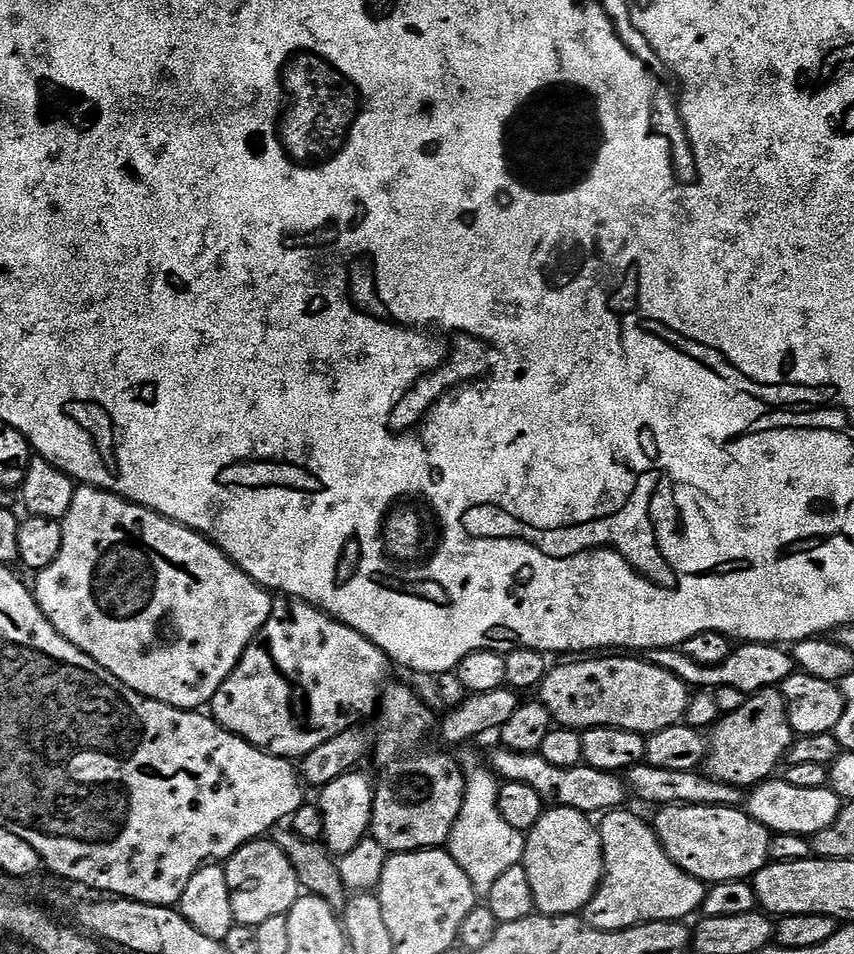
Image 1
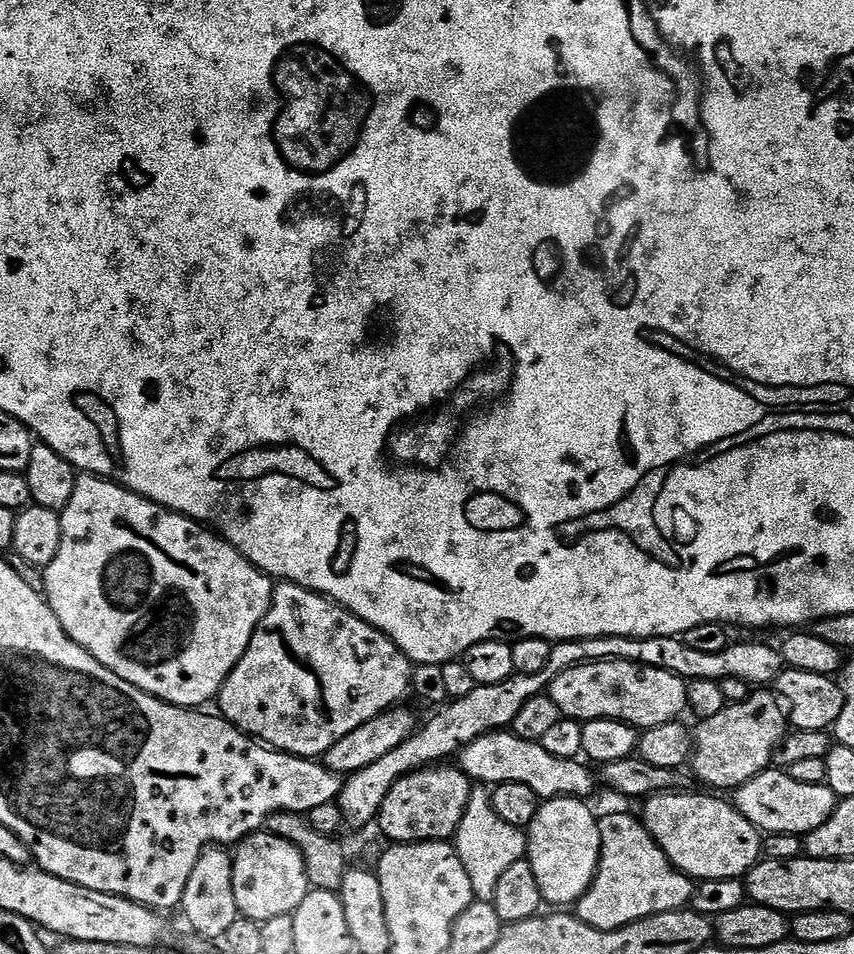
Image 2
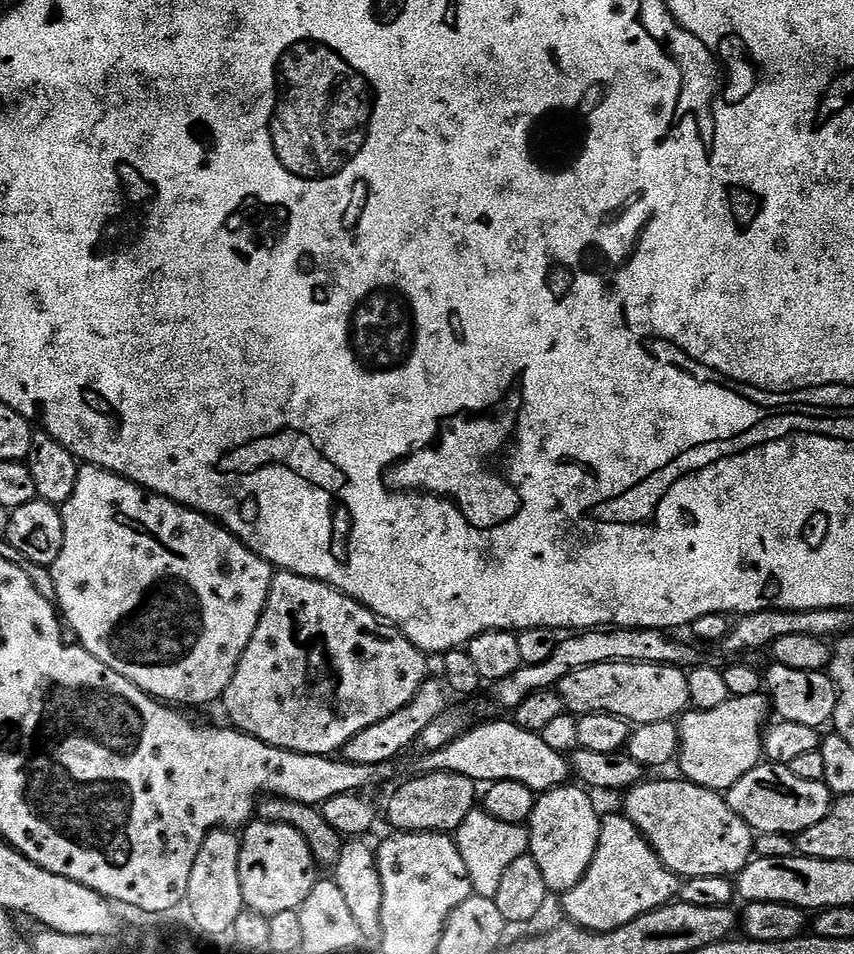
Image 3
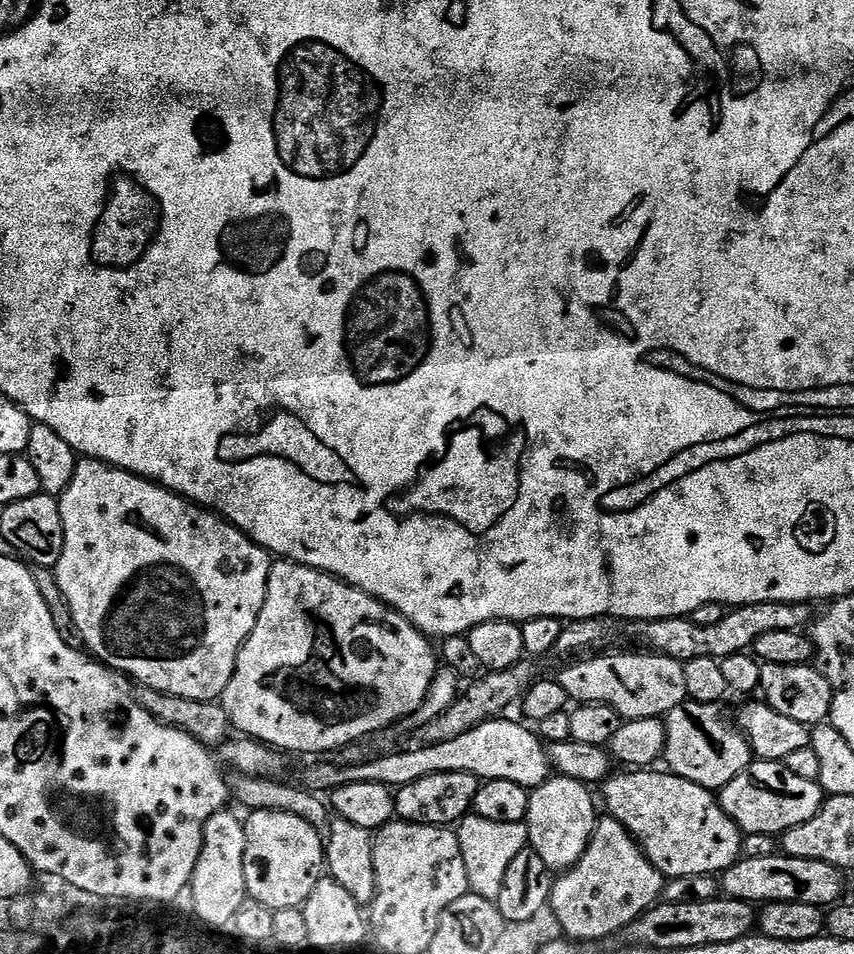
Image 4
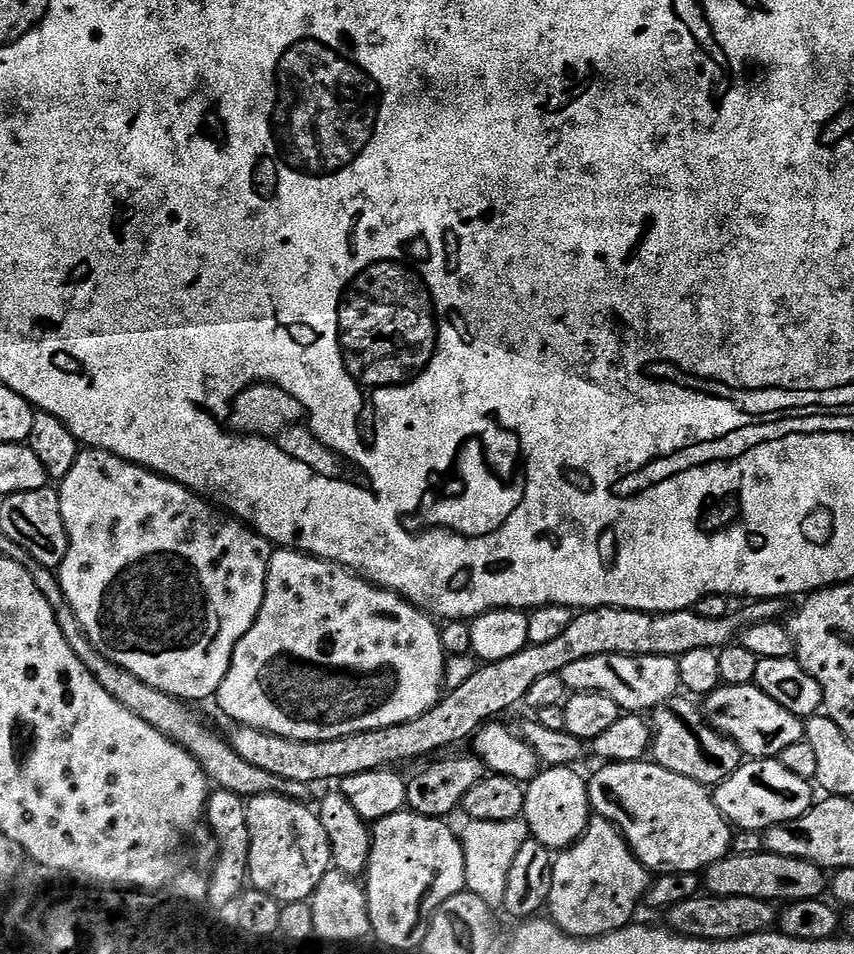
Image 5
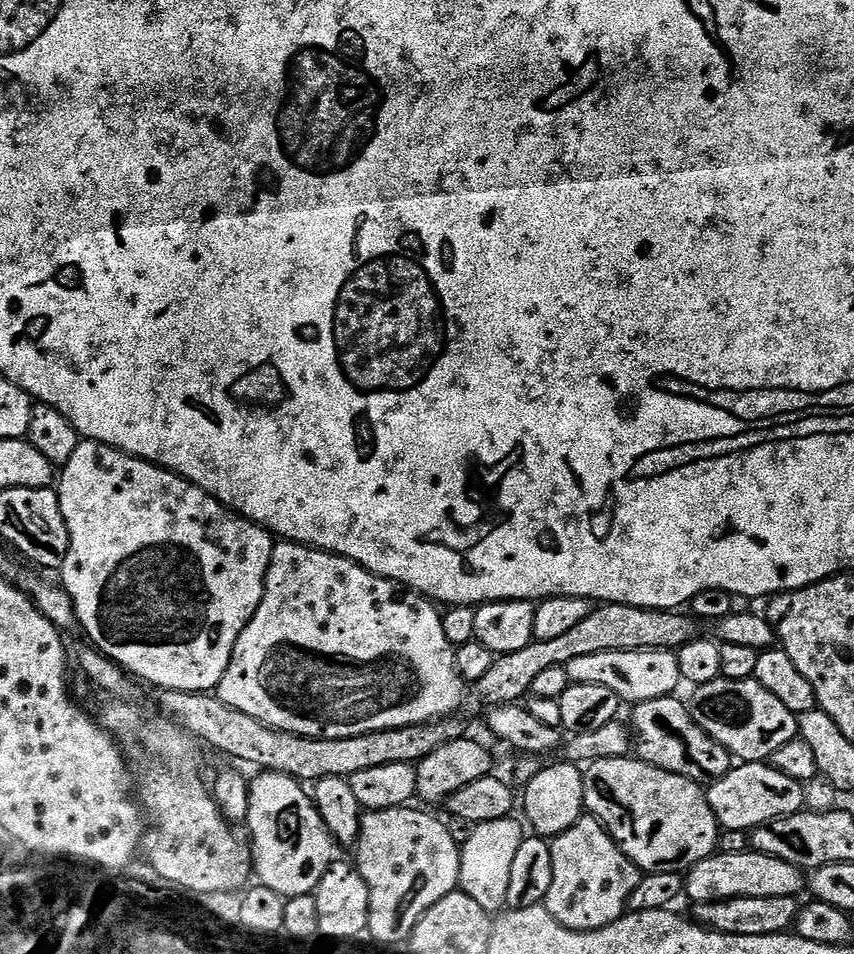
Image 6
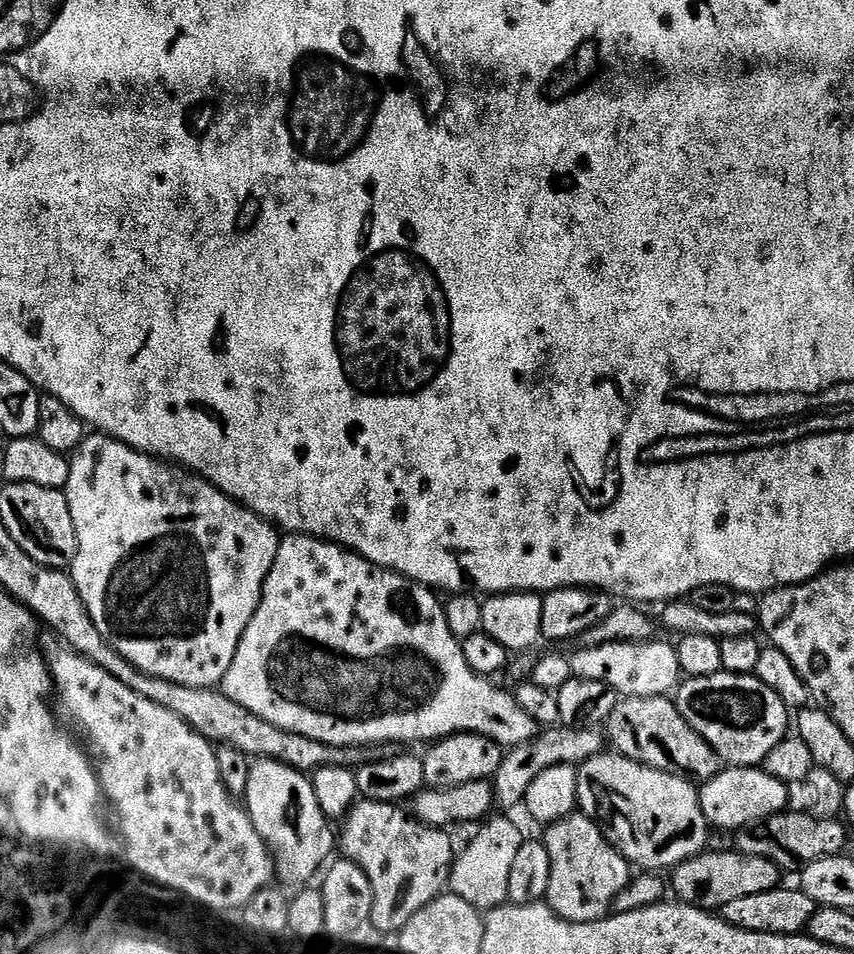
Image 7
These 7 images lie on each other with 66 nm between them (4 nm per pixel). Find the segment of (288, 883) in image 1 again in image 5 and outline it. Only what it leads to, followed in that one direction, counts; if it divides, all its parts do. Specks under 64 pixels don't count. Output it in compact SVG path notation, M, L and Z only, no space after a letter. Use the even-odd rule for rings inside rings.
M253 796L247 801L250 826L248 879L251 887L272 895L281 905L307 901L333 867L331 842L319 815L289 796Z

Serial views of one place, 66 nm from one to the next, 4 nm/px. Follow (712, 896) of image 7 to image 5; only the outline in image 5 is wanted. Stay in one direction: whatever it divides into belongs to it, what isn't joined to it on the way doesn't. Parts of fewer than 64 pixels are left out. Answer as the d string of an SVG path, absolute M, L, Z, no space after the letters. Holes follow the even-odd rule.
M765 850L745 856L725 856L717 864L712 864L706 869L702 884L713 896L741 896L773 902L819 900L826 892L826 872L825 869L805 860L786 858Z

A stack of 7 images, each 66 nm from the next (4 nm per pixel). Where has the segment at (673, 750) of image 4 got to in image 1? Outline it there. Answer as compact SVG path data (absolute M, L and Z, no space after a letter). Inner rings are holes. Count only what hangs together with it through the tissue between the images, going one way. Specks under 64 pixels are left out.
M779 687L767 688L761 692L753 692L748 701L739 710L726 712L716 721L710 732L708 759L706 761L707 775L727 784L733 784L741 790L751 790L757 784L764 783L773 775L776 767L785 763L786 757L794 739L794 731L789 716L789 706Z

